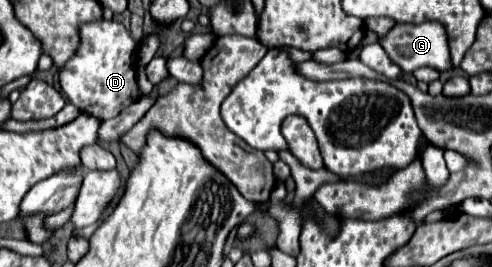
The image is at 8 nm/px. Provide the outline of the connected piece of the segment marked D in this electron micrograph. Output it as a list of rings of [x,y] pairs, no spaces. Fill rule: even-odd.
[[[96,20],[84,22],[78,26],[80,44],[74,56],[60,68],[60,88],[80,112],[96,116],[100,120],[108,120],[120,114],[124,106],[132,102],[132,98],[140,98],[140,90],[136,84],[136,40],[130,30],[126,30],[116,20]]]

